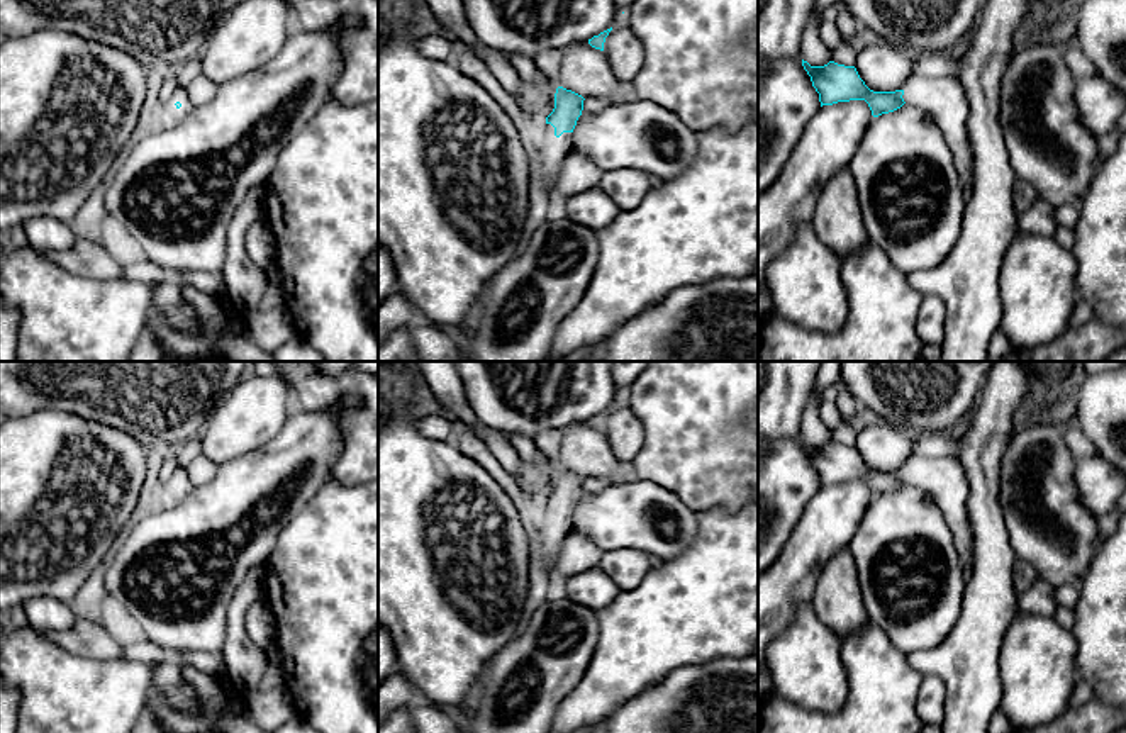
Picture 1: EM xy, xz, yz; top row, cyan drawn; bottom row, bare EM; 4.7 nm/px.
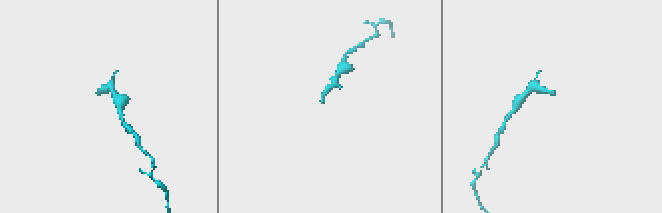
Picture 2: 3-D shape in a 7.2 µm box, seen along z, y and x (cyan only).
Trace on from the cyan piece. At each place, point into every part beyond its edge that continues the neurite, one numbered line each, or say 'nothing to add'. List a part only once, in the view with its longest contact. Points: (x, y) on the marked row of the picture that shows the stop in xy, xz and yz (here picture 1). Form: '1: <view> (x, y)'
1: xz (551, 151)

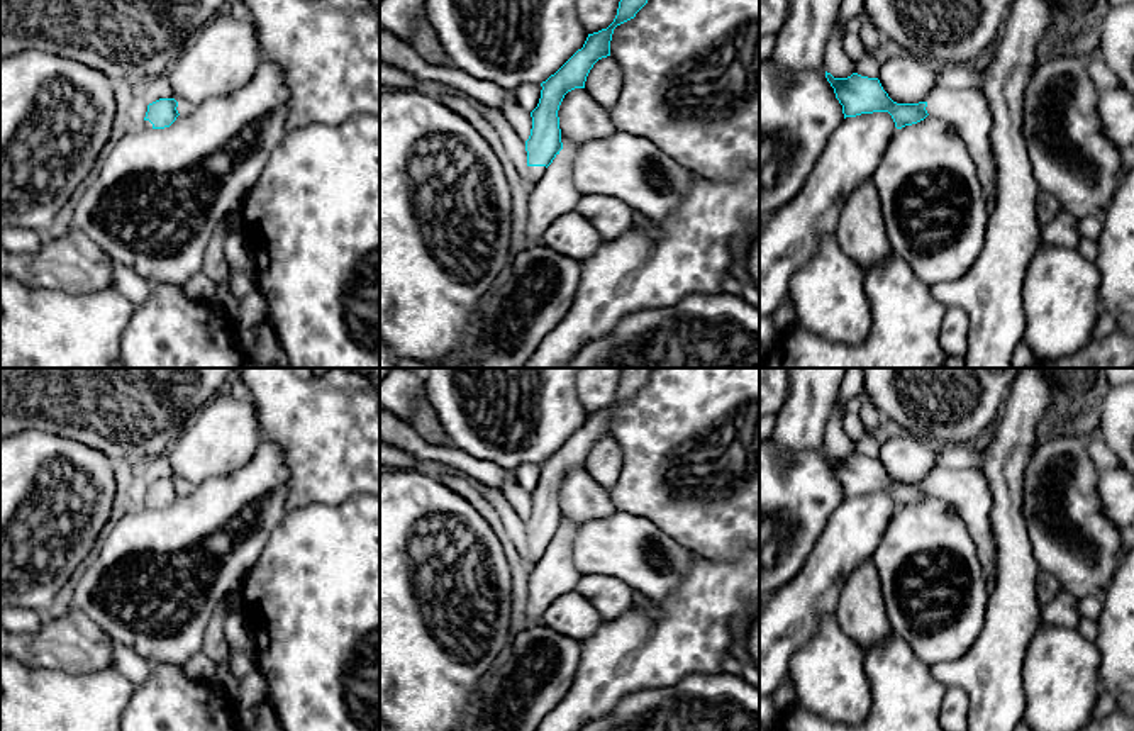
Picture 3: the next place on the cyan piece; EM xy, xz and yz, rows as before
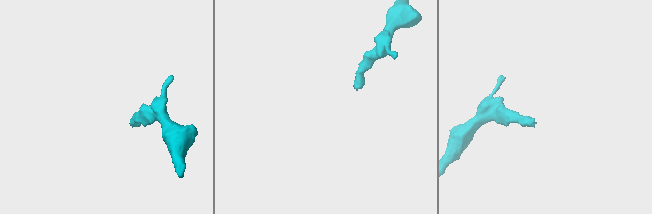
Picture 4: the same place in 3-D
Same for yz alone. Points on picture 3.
nothing to add

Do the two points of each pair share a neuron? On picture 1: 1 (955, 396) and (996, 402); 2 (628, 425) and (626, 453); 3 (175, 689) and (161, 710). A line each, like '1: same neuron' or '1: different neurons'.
1: different neurons
2: same neuron
3: different neurons

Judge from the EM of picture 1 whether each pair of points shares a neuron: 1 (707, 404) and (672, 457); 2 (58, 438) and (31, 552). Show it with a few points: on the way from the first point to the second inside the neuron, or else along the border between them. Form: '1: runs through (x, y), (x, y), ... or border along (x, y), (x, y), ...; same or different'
1: runs through (707, 418), (685, 443); same
2: runs through (58, 467), (55, 486), (31, 509), (31, 523); same

